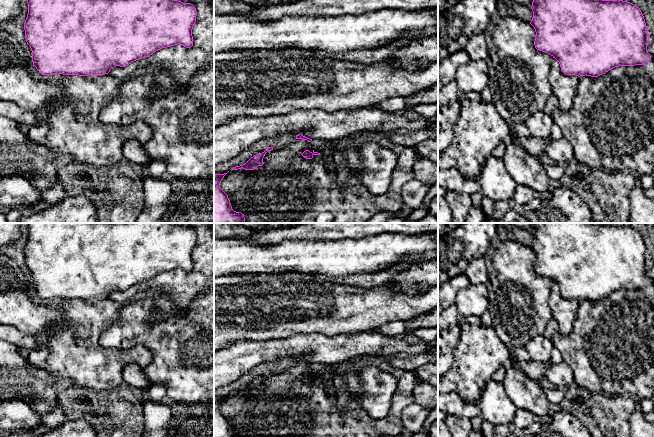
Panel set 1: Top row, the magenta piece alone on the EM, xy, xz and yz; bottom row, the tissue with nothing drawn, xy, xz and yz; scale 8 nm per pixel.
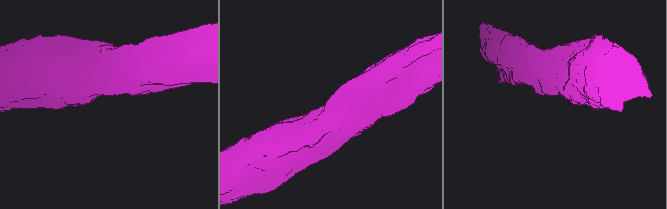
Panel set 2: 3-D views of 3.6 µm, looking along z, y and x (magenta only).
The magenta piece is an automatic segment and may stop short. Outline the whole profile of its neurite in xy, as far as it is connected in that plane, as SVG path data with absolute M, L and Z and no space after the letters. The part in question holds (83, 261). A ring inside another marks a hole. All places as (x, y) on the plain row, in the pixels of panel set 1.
M26 223L25 263L32 274L33 290L43 299L105 299L116 290L126 291L154 276L183 269L193 270L196 232L175 223Z

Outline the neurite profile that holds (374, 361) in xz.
M356 357L359 364L381 366L382 363L375 357Z

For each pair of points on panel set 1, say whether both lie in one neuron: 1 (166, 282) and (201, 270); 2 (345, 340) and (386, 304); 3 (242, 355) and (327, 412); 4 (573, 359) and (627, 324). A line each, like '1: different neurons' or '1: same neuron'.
1: same neuron
2: different neurons
3: different neurons
4: same neuron

